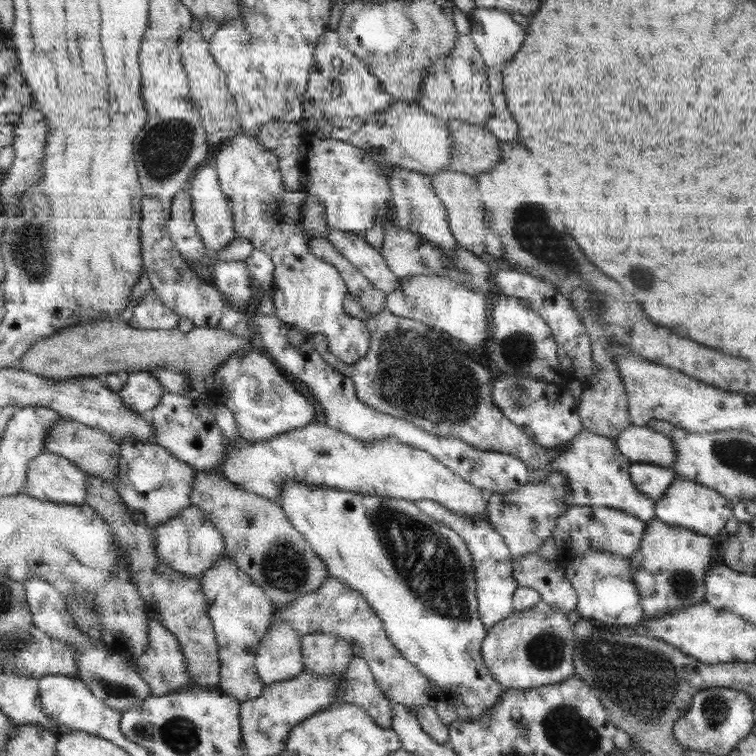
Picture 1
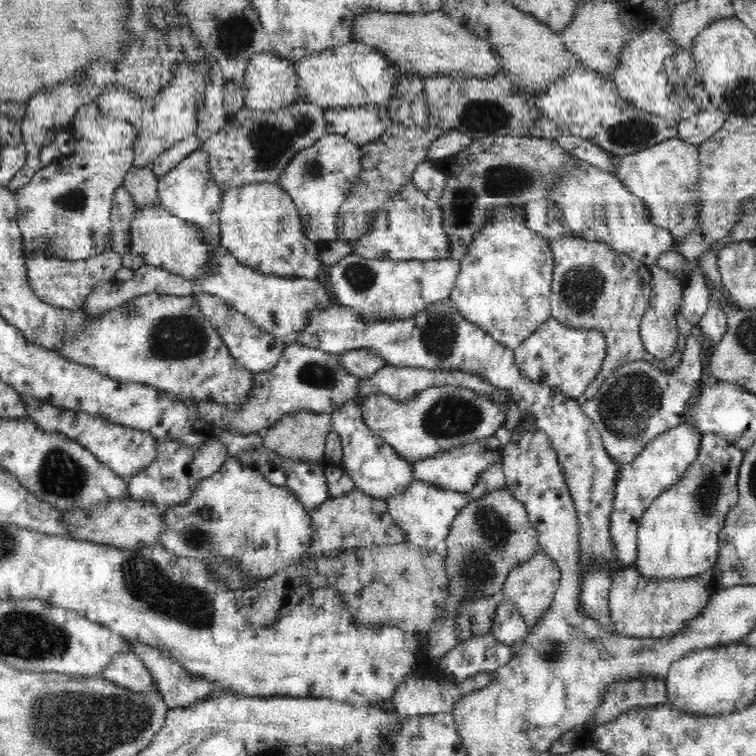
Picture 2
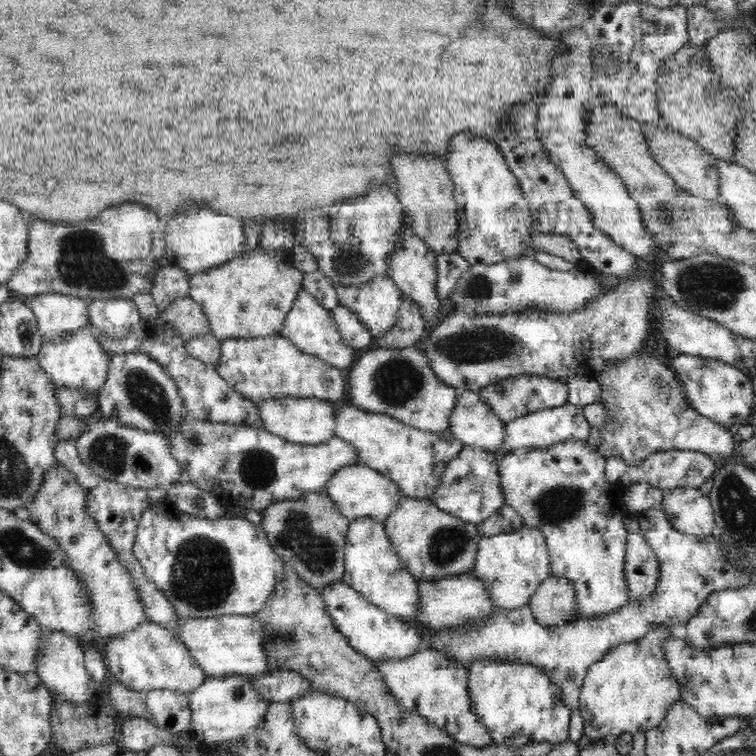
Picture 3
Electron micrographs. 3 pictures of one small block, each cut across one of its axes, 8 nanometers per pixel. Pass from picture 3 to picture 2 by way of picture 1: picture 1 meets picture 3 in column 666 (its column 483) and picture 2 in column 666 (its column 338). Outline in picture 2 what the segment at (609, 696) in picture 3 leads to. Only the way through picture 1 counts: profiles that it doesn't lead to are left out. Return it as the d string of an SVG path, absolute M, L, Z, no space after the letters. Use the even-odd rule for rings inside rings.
M704 433L701 435L700 446L697 452L697 457L692 461L692 464L688 465L686 472L680 477L680 480L676 481L676 484L670 486L668 490L660 493L653 501L648 505L648 508L644 511L644 514L640 520L640 528L638 530L638 560L634 566L638 567L638 571L648 577L648 579L687 579L688 577L696 577L701 572L706 572L717 559L717 540L719 539L720 529L724 526L727 514L732 510L733 506L739 499L739 483L738 474L740 472L740 466L742 466L742 460L744 460L744 450L736 447L732 443L728 442L724 437L718 436L714 433Z

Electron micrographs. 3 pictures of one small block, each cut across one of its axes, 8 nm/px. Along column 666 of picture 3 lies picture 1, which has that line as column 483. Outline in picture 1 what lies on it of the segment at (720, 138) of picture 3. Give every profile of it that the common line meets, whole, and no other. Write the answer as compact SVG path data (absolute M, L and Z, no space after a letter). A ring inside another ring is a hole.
M459 34L454 47L443 58L439 58L428 68L428 74L422 82L422 94L419 104L443 121L463 120L469 124L483 124L494 112L490 99L489 84L485 73L485 62L469 35ZM453 58L453 74L447 72L445 60Z

